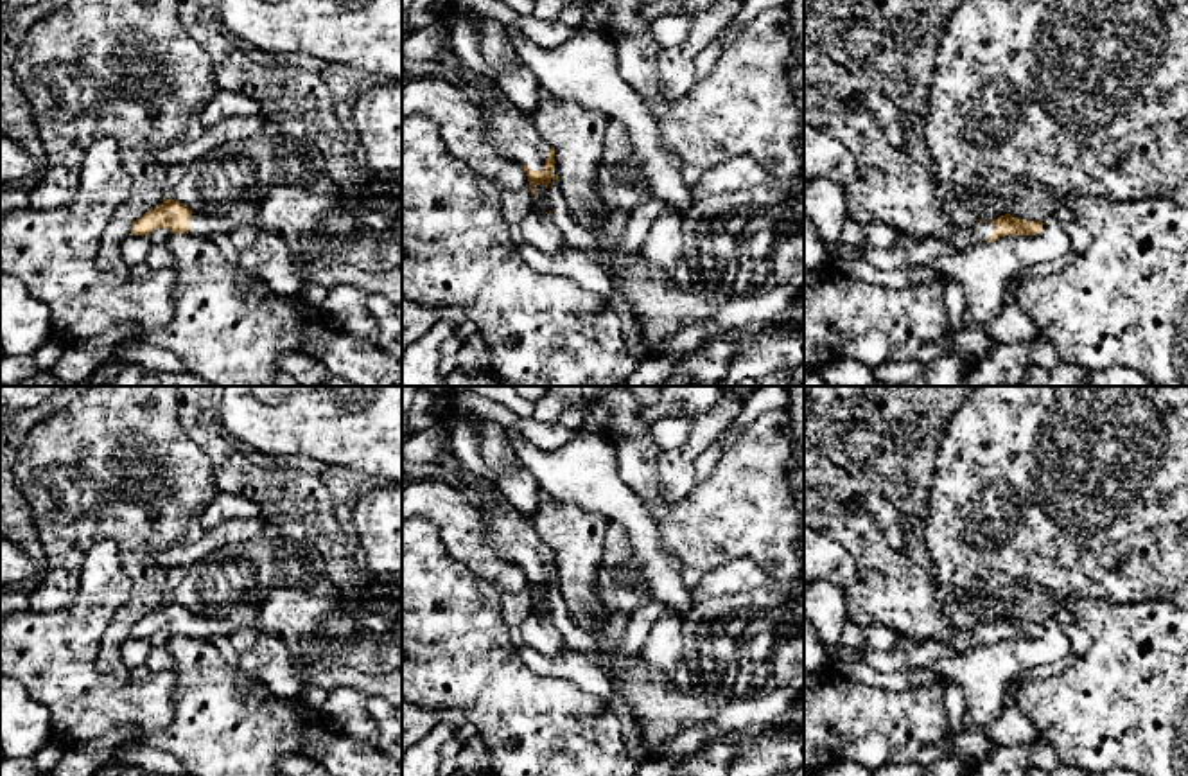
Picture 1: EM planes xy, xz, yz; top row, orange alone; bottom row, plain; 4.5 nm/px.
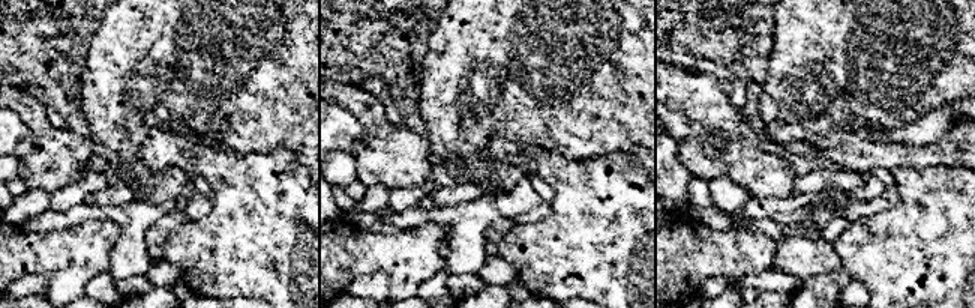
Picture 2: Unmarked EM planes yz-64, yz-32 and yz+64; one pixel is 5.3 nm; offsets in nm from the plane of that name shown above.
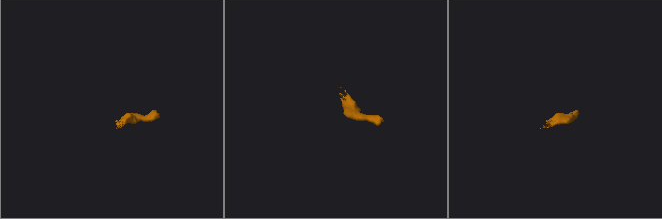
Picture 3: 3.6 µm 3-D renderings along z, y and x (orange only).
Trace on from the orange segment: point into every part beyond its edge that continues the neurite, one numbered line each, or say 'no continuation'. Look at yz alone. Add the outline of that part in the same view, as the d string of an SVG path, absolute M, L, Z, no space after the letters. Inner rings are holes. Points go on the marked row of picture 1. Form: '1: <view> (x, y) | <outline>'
1: yz (964, 238) | M991 221L976 223L967 228L958 228L948 242L958 250L967 250L978 244L987 242L987 239L994 234L996 226Z

